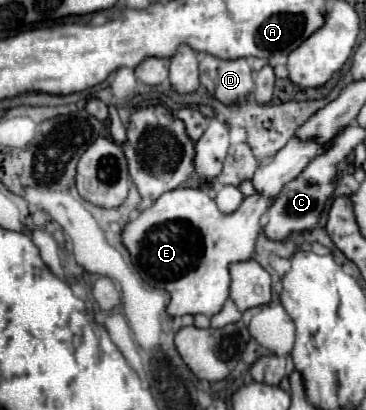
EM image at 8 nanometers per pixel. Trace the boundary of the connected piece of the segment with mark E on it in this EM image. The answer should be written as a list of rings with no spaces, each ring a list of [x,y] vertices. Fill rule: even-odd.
[[[292,138],[282,150],[278,150],[278,154],[266,166],[260,166],[256,170],[256,174],[252,178],[256,194],[244,198],[240,208],[232,214],[222,214],[216,208],[216,202],[198,188],[176,188],[176,190],[164,192],[150,208],[140,212],[138,218],[130,220],[124,226],[122,244],[128,248],[134,266],[140,270],[140,274],[146,278],[146,282],[150,282],[154,288],[164,288],[170,294],[170,304],[166,308],[166,312],[170,316],[204,314],[204,316],[212,318],[214,314],[218,314],[222,310],[222,304],[226,302],[226,298],[230,294],[228,266],[232,262],[244,262],[244,260],[252,258],[254,244],[256,244],[256,238],[262,228],[260,218],[268,210],[272,198],[282,190],[282,186],[286,182],[294,180],[306,168],[310,158],[316,158],[318,154],[322,154],[322,150],[326,150],[326,146],[328,144],[318,144],[314,140],[302,142],[298,138]]]

